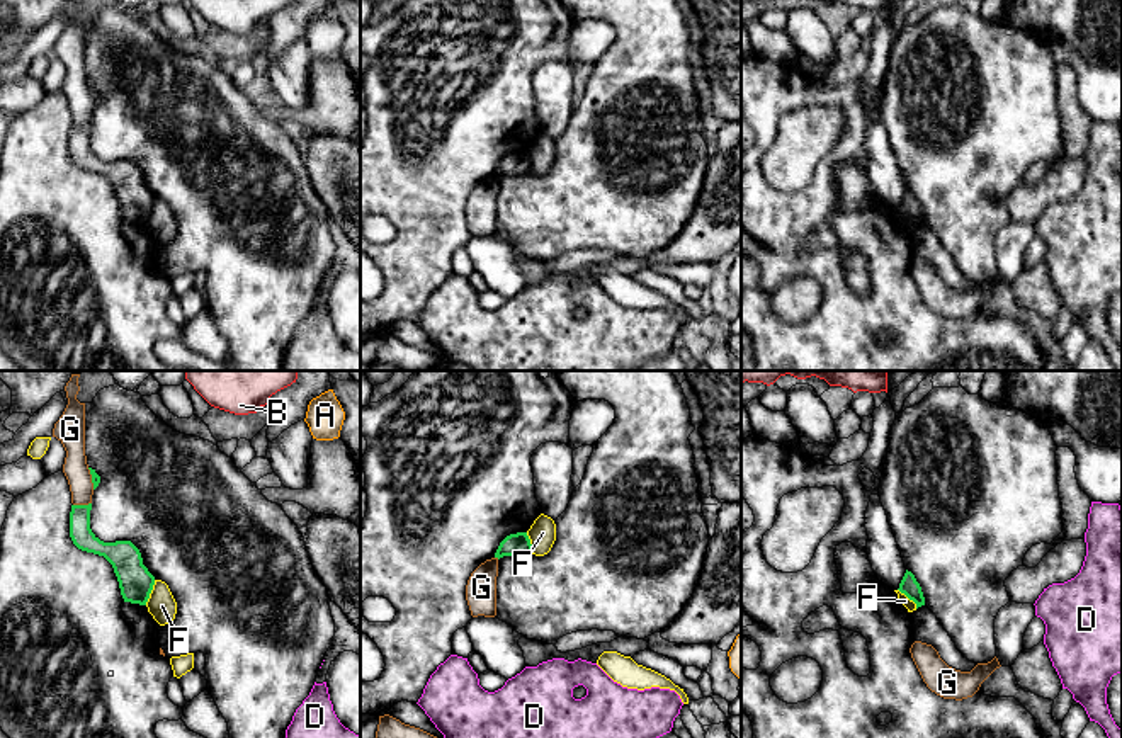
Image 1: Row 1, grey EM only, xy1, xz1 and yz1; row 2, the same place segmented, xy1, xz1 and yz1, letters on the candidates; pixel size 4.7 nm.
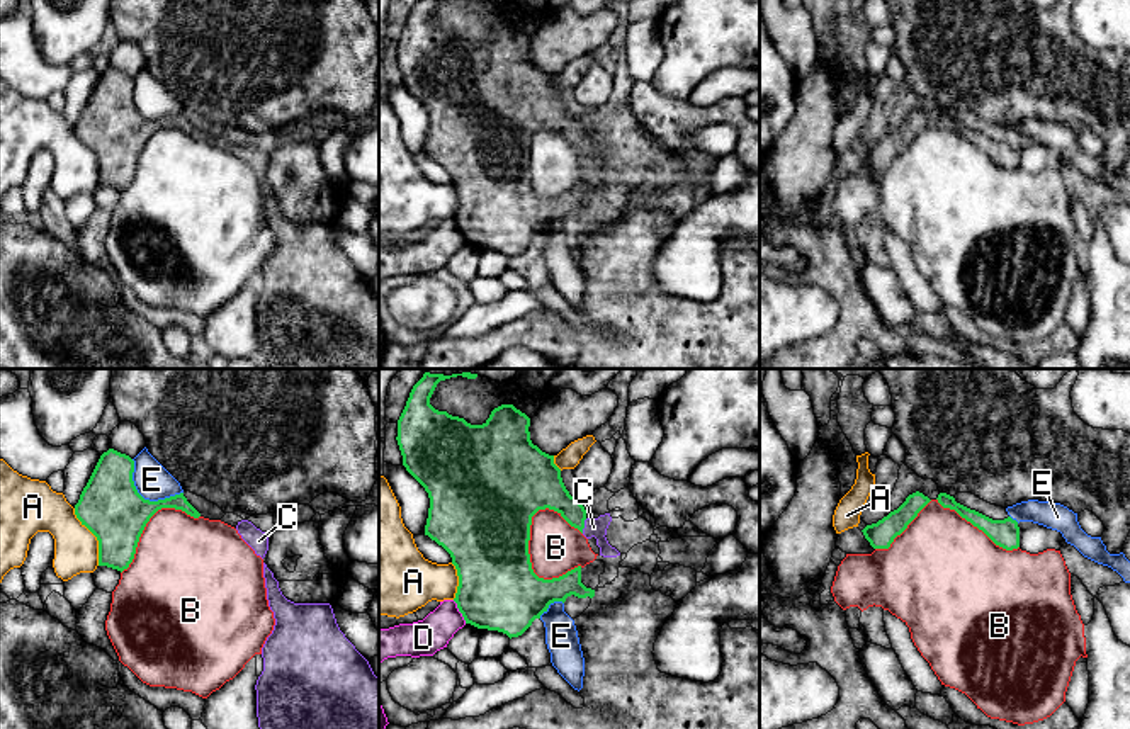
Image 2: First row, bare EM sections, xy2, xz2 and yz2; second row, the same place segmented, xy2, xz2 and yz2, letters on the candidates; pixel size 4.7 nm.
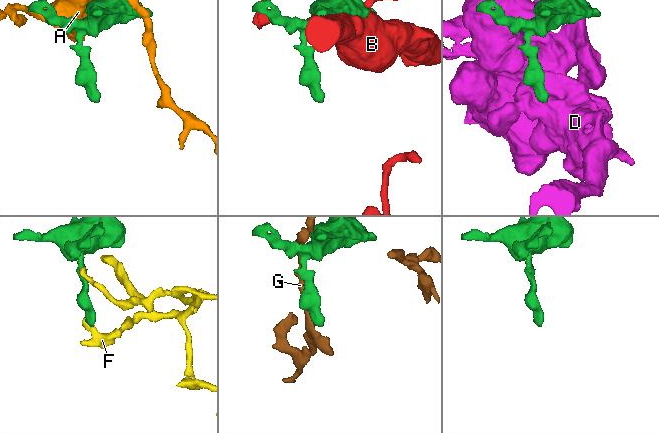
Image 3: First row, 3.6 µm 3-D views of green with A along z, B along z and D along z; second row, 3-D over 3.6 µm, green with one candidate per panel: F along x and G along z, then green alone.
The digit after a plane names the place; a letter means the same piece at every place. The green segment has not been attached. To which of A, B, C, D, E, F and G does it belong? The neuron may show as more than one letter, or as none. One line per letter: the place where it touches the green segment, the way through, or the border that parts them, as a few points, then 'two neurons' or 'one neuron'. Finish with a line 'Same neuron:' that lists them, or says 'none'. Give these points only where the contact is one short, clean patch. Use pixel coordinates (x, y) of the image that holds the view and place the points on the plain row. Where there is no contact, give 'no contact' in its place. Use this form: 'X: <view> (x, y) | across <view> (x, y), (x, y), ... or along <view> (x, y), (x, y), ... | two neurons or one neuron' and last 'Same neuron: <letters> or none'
A: xy2 (96, 155) | two neurons
B: xz2 (531, 184) | two neurons
C: xz2 (583, 145) | one neuron
D: xz2 (459, 230) | along xz2 (452, 220), (466, 242) | two neurons
E: xy2 (143, 118) | two neurons
F: xy1 (150, 211) | along xy1 (155, 199), (145, 223) | two neurons
G: xy1 (82, 124) | two neurons
Same neuron: C

